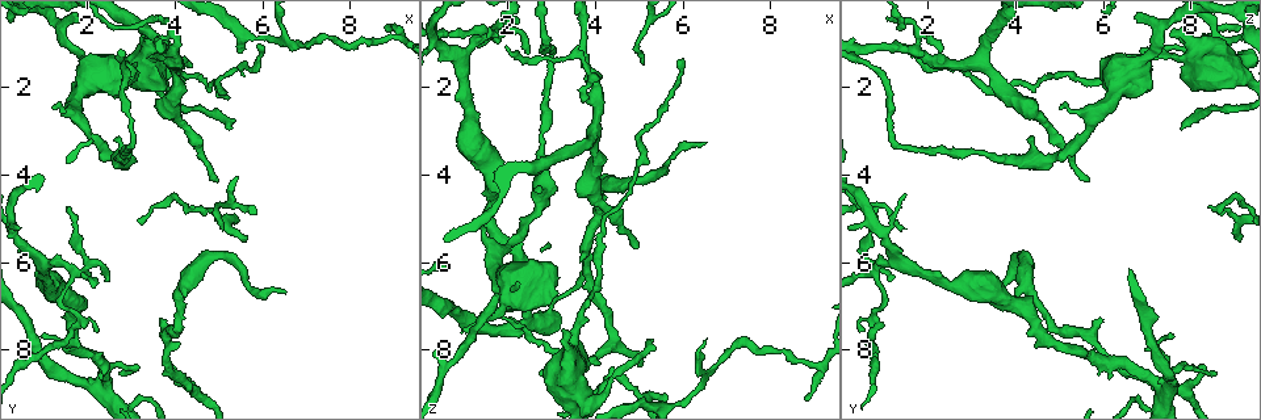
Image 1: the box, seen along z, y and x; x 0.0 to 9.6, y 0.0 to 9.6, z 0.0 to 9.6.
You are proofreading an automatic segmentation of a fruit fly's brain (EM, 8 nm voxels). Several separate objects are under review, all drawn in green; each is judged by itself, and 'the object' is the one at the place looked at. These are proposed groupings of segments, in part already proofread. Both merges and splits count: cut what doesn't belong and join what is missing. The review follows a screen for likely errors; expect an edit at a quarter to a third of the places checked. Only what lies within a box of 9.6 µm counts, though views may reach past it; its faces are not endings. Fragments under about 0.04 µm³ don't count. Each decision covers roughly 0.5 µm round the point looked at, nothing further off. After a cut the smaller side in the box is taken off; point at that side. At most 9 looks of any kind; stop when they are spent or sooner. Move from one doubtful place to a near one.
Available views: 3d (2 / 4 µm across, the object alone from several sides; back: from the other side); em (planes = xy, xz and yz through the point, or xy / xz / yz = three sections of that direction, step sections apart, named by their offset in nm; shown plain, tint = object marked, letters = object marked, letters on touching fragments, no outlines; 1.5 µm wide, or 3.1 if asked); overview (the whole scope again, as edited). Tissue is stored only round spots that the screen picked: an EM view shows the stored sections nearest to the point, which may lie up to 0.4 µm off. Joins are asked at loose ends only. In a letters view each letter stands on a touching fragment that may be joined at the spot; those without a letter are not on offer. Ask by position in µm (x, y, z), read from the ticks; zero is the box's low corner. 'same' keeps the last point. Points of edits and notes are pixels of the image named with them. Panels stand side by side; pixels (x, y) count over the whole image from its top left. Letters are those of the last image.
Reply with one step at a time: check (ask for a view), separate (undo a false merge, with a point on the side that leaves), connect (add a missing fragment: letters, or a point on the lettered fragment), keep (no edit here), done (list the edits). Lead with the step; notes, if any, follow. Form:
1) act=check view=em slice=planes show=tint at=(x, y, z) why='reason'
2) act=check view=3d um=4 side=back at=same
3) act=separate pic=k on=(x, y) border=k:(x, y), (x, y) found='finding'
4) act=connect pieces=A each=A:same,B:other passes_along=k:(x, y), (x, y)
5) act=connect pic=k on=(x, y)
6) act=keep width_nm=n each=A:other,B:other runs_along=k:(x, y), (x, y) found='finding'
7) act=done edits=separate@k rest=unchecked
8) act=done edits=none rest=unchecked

act=check view=3d um=4 at=(3.95, 1.10, 1.75) why='calibre changes'

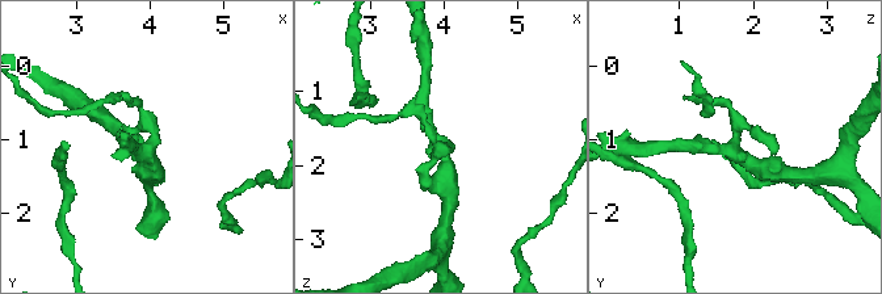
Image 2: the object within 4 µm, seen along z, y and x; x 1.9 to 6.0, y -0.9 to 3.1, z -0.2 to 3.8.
act=check view=em slice=planes show=letters at=(4.00, 1.15, 1.75) arms=3

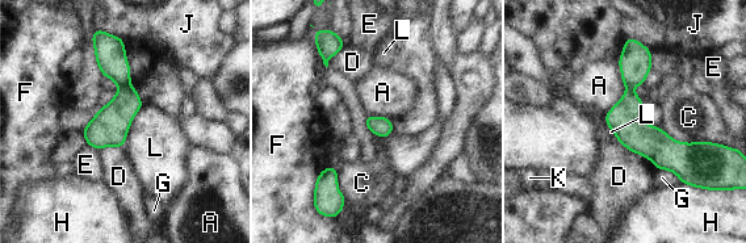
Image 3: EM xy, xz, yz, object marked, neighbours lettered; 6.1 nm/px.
act=separate pic=3 on=(110, 57) each=A:other,C:other,D:other,E:other,F:other,G:other,H:other,J:other,K:other,L:other border=3:(129, 84), (121, 88) found='two cells meet here'

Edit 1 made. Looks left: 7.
act=check view=overview why='see it whole again'

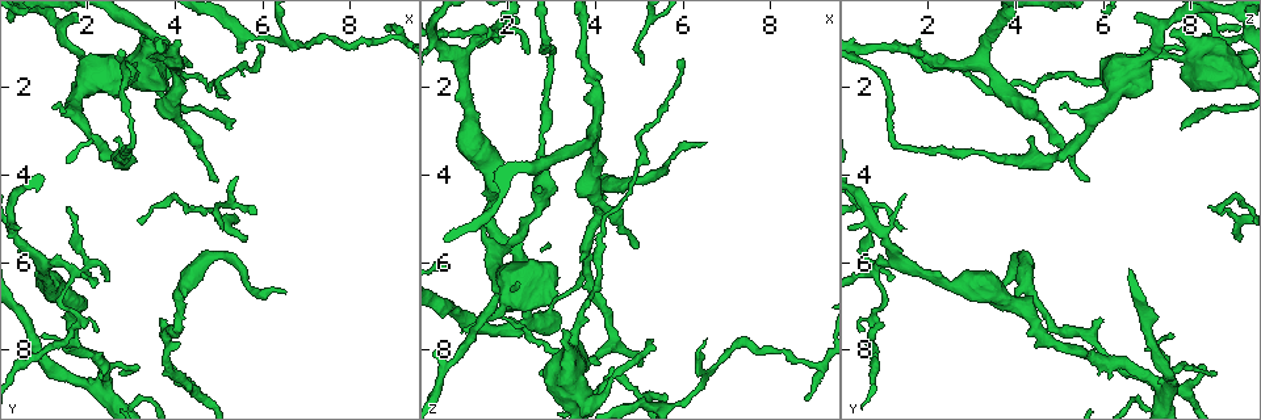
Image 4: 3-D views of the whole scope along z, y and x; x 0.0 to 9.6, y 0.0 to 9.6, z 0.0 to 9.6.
act=check view=3d um=4 at=(4.35, 1.55, 8.65) why='an open end'

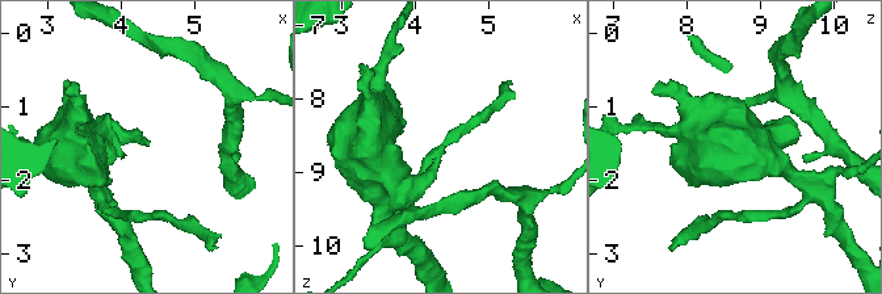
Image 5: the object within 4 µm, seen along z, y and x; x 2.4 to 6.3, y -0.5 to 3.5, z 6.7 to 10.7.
act=check view=em slice=planes show=letters at=(4.40, 1.55, 8.60)

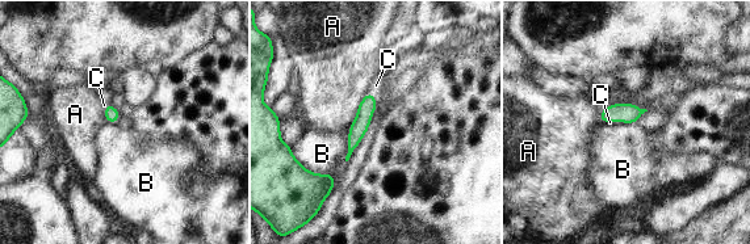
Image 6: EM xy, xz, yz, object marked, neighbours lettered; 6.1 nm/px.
act=connect pieces=C each=A:other,B:other,C:same passes_along=6:(359, 126), (374, 99), (376, 85) found='the cell continues'

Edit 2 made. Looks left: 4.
act=check view=3d um=2 side=back at=(2.85, 3.60, 3.40) why='calibre changes'

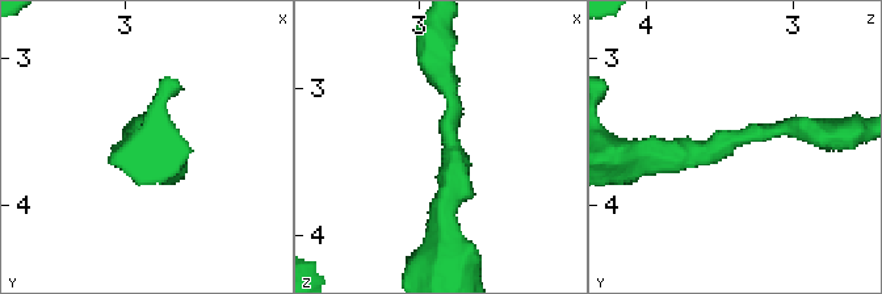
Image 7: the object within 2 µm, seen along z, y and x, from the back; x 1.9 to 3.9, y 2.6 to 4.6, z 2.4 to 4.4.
act=check view=em slice=planes show=letters at=(2.80, 3.54, 3.32) why='now the EM'

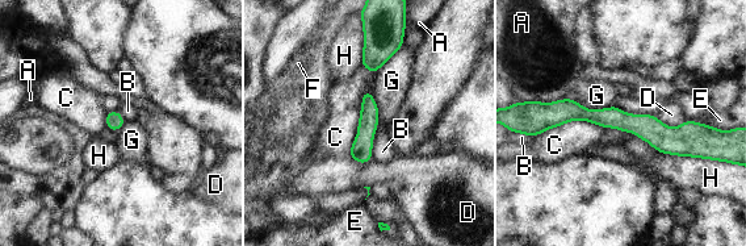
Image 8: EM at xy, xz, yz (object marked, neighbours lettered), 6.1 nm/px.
act=keep each=A:other,B:other,C:other,D:other,E:other,F:other,G:other,H:other runs_along=8:(543, 116), (700, 129) found='all the same cell'

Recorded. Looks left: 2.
act=done edits=separate@3,connect@6 rest=unchecked

